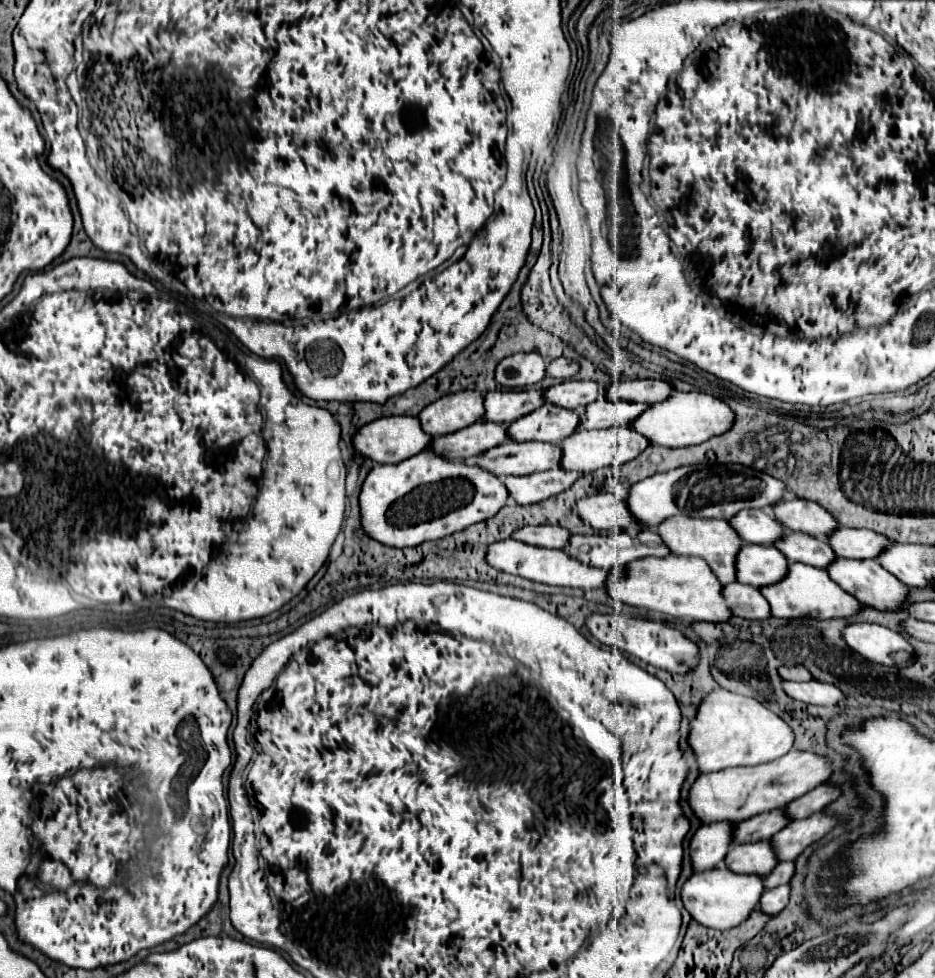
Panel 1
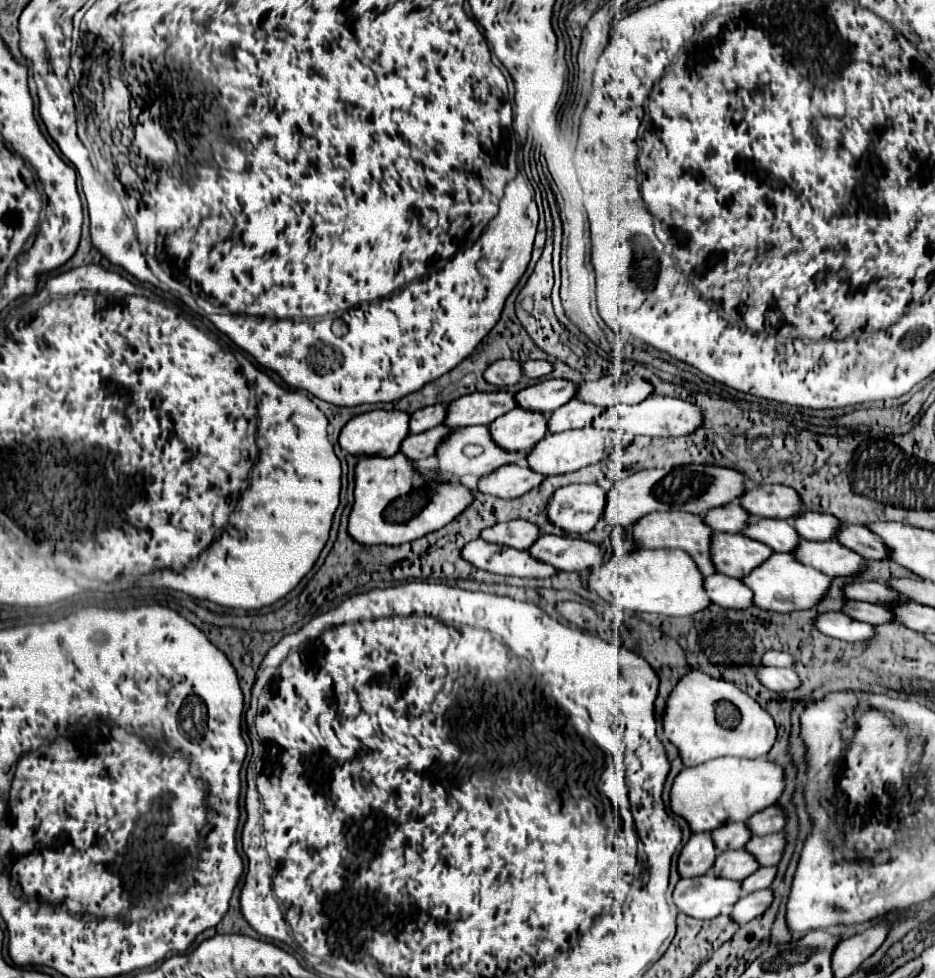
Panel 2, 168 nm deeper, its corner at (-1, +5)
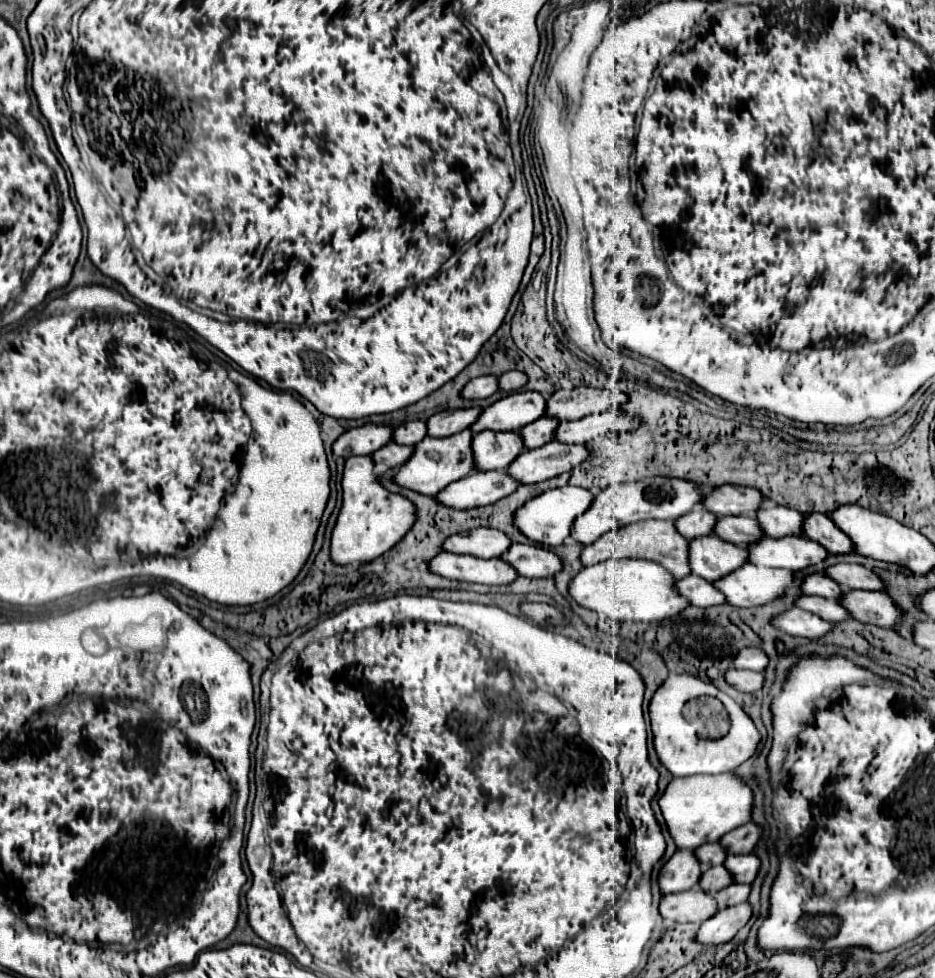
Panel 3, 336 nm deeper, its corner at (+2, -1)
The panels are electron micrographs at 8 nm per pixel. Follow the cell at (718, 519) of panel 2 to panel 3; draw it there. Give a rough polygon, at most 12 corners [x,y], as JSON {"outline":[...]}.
{"outline":[[694,506],[676,520],[686,540],[706,536],[714,530],[716,516]]}

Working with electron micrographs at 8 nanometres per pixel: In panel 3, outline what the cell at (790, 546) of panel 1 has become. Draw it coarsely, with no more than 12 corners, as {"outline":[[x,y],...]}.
{"outline":[[726,516],[714,534],[732,544],[762,536],[754,516]]}

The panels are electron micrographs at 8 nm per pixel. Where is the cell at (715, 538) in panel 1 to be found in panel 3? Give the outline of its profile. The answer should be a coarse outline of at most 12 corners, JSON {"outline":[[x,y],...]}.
{"outline":[[670,520],[610,530],[582,548],[582,566],[652,560],[690,574],[688,540]]}

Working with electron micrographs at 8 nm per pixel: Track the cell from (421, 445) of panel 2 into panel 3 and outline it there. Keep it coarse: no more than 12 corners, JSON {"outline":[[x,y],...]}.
{"outline":[[388,442],[372,460],[396,468],[412,456],[412,446]]}

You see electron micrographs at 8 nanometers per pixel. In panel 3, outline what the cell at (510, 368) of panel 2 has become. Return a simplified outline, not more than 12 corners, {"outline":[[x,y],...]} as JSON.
{"outline":[[496,376],[470,380],[460,396],[488,398],[498,390]]}

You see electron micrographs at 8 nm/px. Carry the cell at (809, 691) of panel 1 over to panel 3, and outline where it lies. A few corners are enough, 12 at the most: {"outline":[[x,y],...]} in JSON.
{"outline":[[736,670],[724,674],[728,686],[756,692],[764,684],[762,672]]}

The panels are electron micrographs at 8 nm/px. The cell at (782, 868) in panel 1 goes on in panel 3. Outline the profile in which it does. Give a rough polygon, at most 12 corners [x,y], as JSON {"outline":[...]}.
{"outline":[[734,884],[716,892],[718,910],[746,902],[750,884]]}

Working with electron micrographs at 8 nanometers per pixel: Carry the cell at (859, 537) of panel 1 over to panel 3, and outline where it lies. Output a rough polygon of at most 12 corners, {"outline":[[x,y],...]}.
{"outline":[[786,506],[758,508],[766,536],[802,534],[802,514]]}

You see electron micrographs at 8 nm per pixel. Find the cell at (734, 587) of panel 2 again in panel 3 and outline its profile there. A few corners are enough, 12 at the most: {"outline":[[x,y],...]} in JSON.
{"outline":[[692,576],[676,580],[676,590],[692,606],[724,604],[710,582]]}

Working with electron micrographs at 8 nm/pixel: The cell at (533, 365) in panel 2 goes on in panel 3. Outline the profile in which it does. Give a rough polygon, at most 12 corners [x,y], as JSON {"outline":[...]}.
{"outline":[[518,370],[500,376],[504,392],[516,392],[526,384],[526,374]]}

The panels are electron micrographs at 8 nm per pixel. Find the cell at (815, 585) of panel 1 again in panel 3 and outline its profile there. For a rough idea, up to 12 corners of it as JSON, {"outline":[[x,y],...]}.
{"outline":[[744,564],[712,582],[726,602],[762,606],[792,582],[784,568]]}

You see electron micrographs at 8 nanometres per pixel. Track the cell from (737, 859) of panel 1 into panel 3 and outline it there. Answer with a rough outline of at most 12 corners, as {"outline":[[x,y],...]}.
{"outline":[[724,866],[702,872],[698,884],[712,894],[732,884]]}

